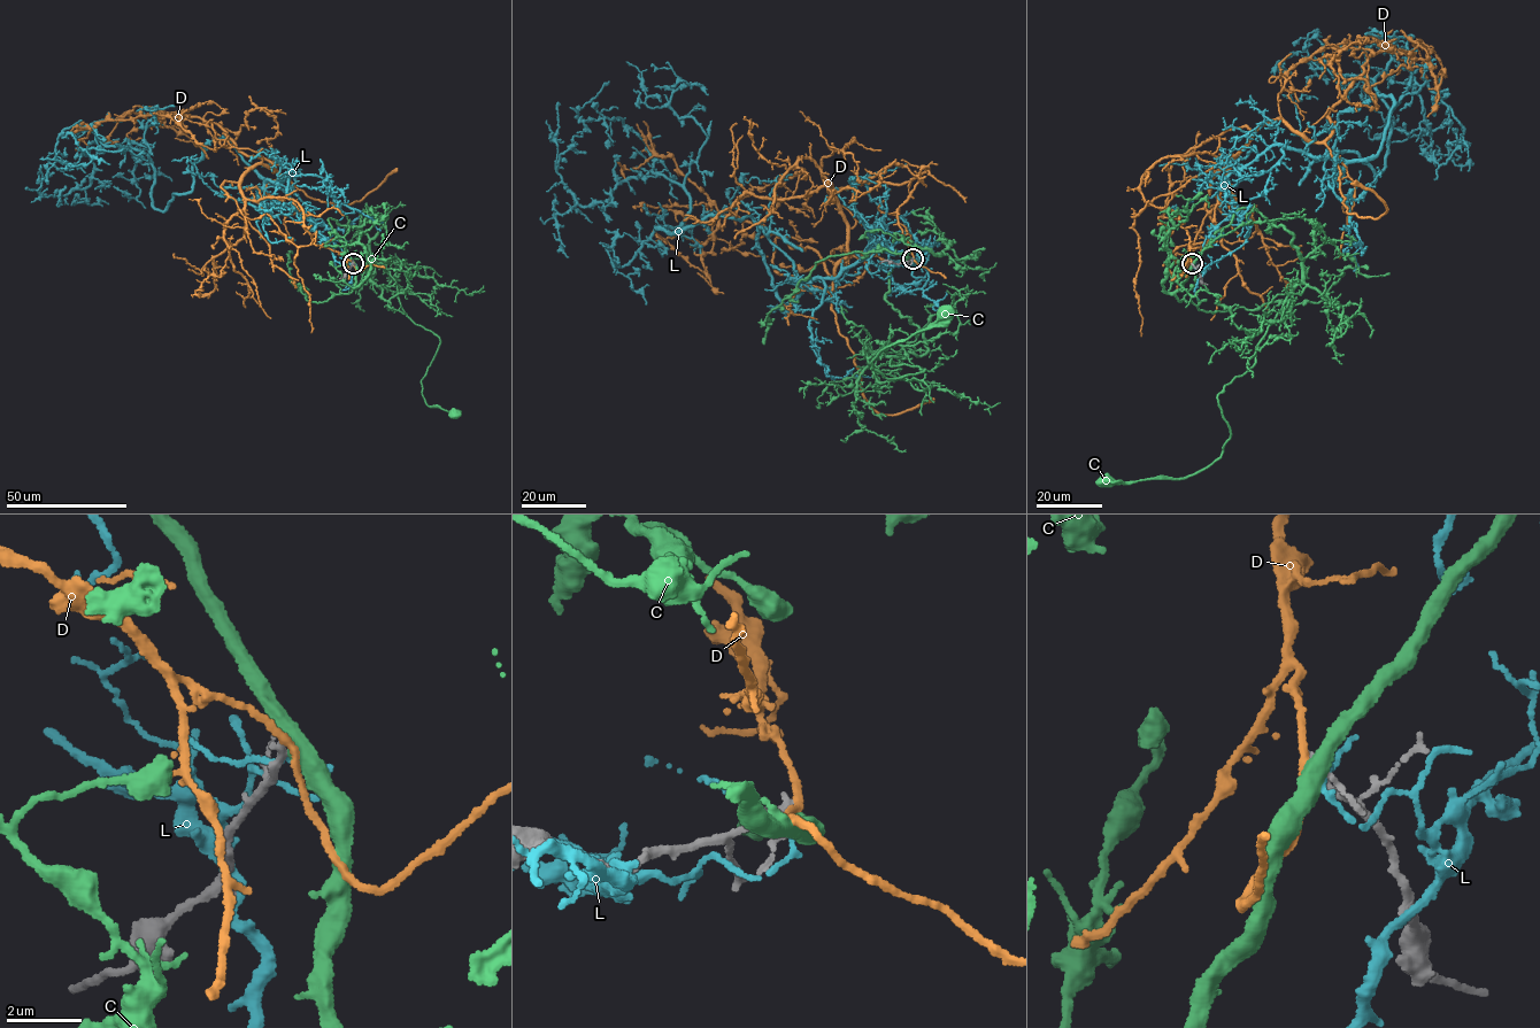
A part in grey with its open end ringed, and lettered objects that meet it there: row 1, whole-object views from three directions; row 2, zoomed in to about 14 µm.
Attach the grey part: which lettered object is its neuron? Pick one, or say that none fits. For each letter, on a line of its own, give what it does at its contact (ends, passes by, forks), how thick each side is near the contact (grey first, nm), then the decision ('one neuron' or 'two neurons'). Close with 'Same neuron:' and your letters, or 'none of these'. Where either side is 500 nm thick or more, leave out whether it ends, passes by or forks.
C: it passes by; 190 nm thick on the grey side, 440 nm on the other; two neurons
D: it passes by; 170 nm thick on the grey side, 180 nm on the other; two neurons
L: it passes by; 200 nm thick on the grey side, 130 nm on the other; two neurons
Same neuron: none of these

